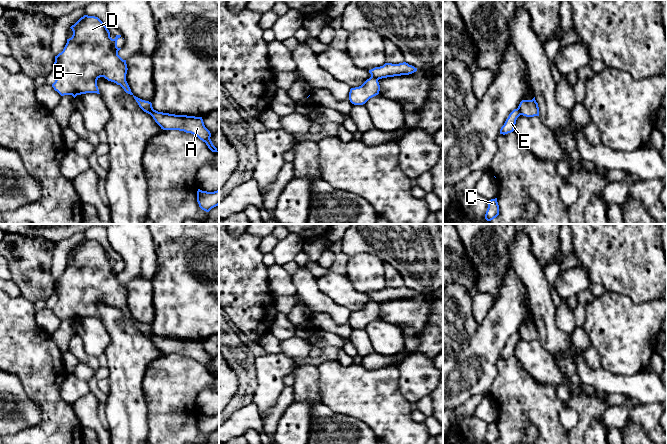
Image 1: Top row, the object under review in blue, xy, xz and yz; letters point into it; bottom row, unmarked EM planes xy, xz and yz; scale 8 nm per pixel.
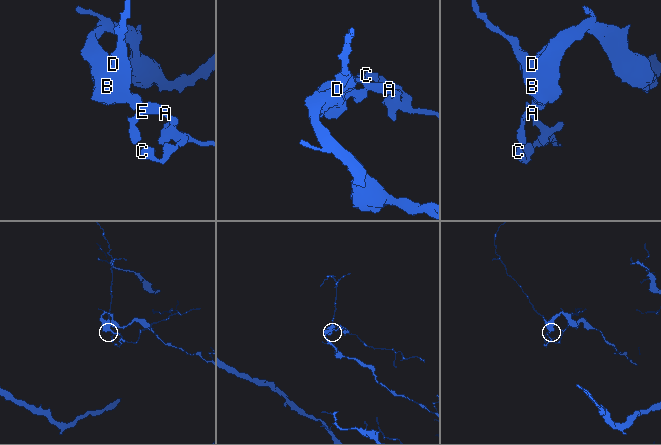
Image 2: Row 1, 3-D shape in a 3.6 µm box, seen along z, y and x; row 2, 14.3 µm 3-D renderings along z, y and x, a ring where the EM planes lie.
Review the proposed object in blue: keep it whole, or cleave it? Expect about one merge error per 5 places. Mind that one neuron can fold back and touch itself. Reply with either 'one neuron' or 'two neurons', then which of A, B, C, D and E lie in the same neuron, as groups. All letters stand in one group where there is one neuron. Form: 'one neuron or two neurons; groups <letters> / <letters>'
two neurons; groups A C E / B D

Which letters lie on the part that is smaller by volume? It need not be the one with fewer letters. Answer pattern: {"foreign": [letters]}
{"foreign": ["A", "C", "E"]}

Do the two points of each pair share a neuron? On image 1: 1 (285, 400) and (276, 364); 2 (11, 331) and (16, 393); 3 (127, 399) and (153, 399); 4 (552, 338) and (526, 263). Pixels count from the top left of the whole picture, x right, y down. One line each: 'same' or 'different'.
1: different
2: different
3: different
4: same

